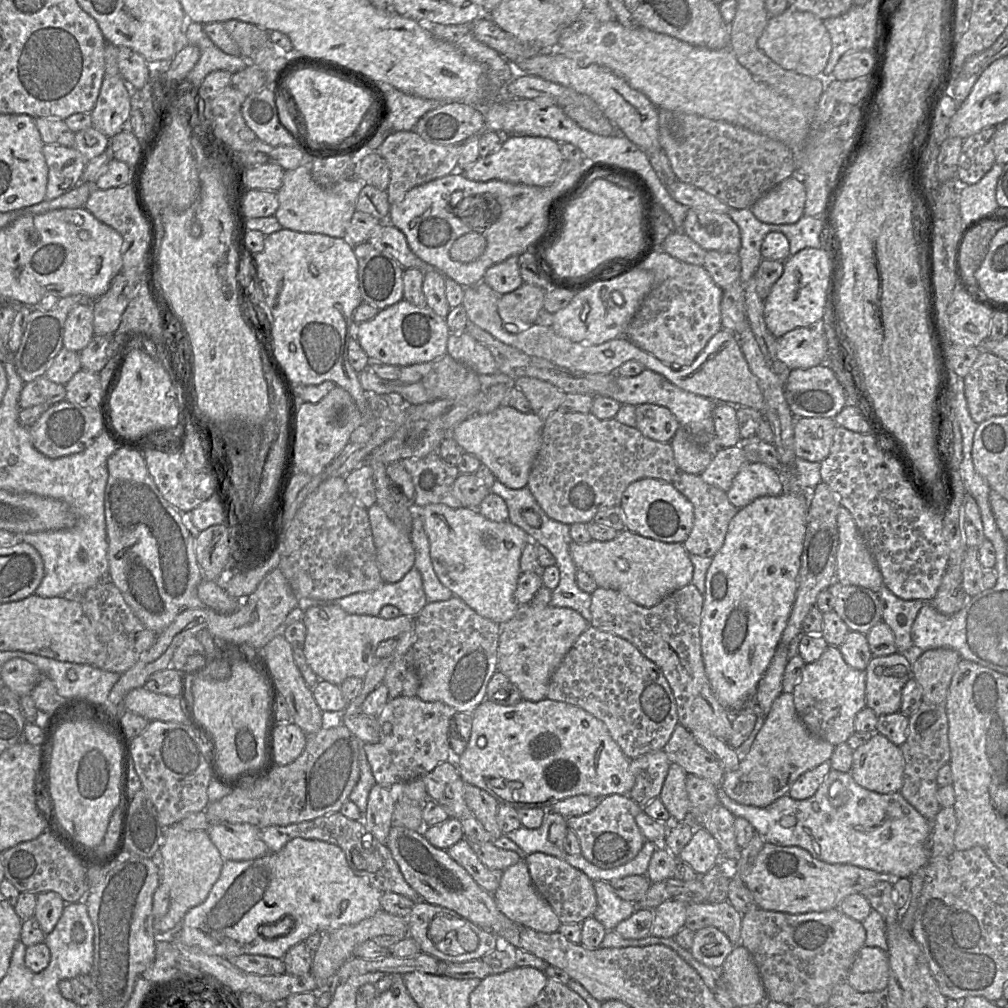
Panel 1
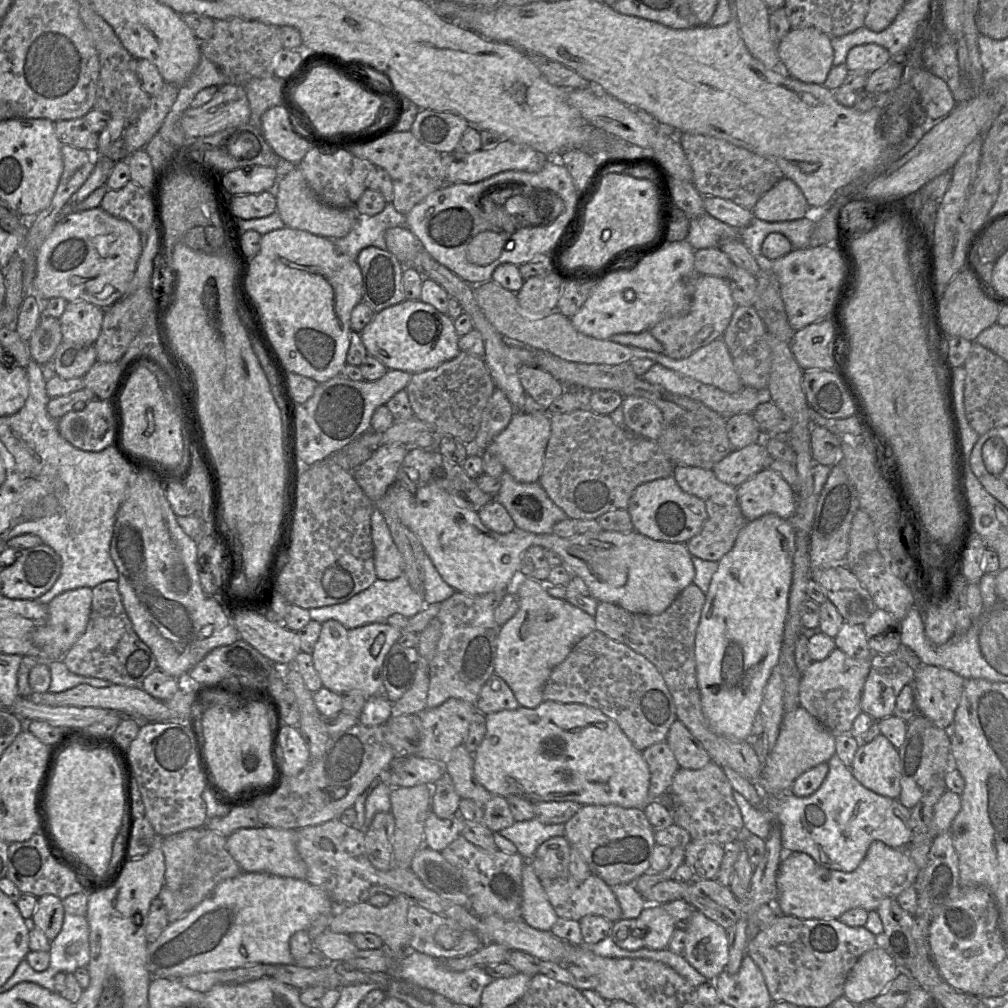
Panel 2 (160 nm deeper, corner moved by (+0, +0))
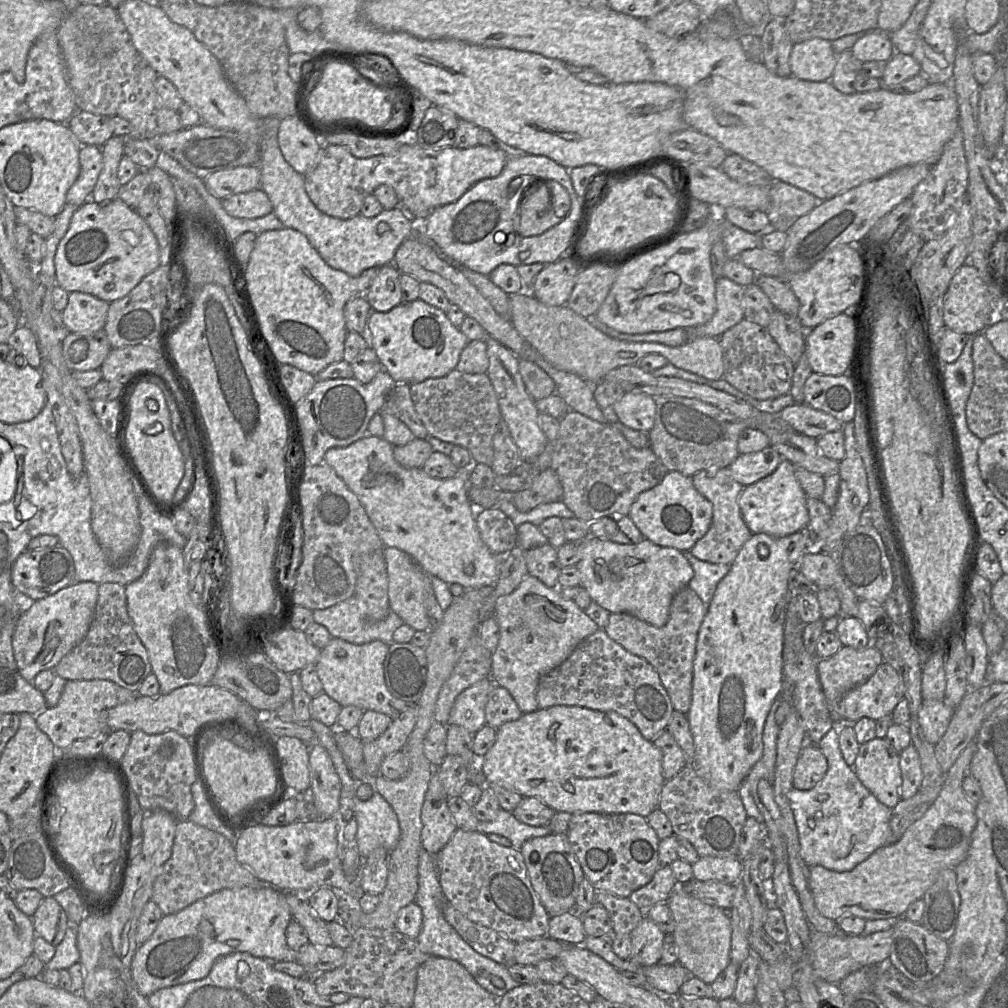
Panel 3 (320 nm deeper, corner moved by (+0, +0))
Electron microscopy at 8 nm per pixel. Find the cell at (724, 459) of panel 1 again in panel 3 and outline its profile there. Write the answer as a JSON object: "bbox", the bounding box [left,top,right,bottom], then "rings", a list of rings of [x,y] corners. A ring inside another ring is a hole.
{"bbox":[729,446,782,487],"rings":[[[768,446],[758,452],[739,454],[729,469],[733,478],[746,487],[774,472],[782,459],[776,449]]]}

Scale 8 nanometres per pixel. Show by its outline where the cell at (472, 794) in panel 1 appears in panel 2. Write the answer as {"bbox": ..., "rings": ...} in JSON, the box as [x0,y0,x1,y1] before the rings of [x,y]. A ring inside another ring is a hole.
{"bbox":[442,744,492,808],"rings":[[[464,744],[453,749],[448,761],[442,765],[451,776],[455,790],[461,799],[471,799],[484,808],[492,794],[477,781],[474,775],[474,756]]]}

